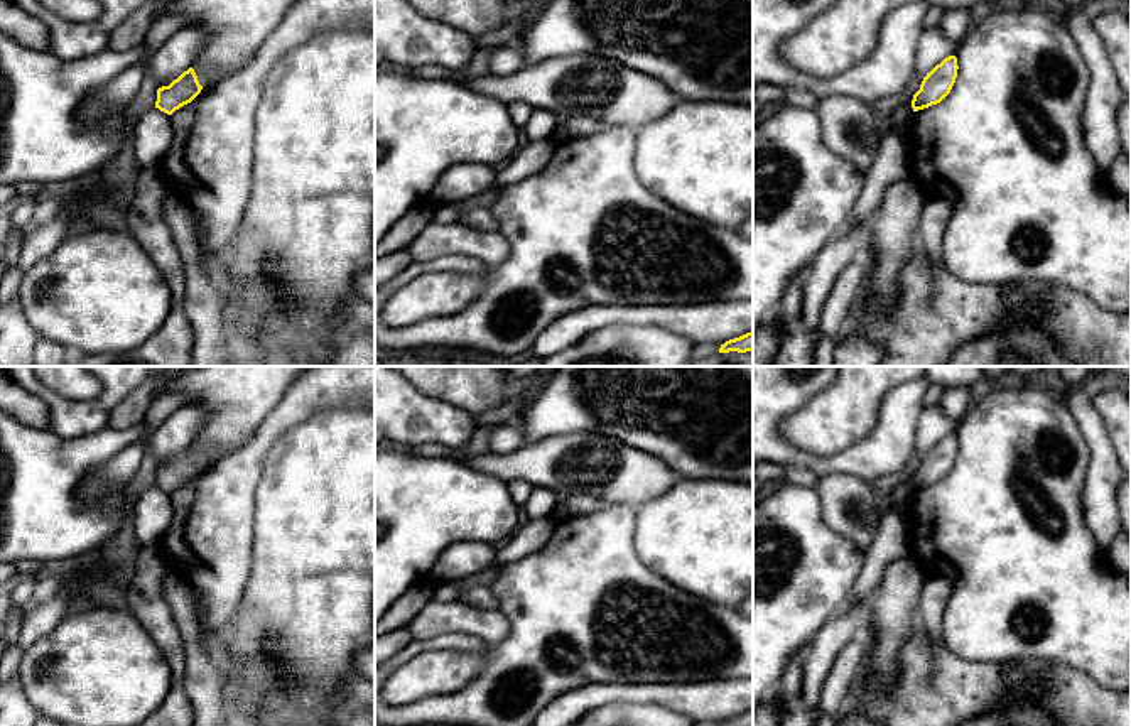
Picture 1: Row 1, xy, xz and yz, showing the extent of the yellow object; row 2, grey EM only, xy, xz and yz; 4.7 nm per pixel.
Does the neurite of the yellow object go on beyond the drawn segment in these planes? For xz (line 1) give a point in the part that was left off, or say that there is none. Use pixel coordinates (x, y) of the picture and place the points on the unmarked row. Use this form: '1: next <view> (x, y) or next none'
1: next none

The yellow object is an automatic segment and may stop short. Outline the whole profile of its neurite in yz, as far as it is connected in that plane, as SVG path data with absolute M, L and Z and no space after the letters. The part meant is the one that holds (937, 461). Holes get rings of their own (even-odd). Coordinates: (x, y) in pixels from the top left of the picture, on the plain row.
M949 434L923 456L920 468L913 473L913 490L940 481L952 468L957 456L957 436Z

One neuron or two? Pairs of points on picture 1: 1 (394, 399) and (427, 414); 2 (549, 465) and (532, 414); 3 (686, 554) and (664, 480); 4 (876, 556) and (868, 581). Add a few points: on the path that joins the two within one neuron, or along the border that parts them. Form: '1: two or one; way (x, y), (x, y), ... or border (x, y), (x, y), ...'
1: one; way (402, 407), (409, 414), (419, 414)
2: two; border (579, 431), (542, 436), (524, 444)
3: two; border (681, 478), (637, 509)
4: one; way (875, 563), (871, 574)

